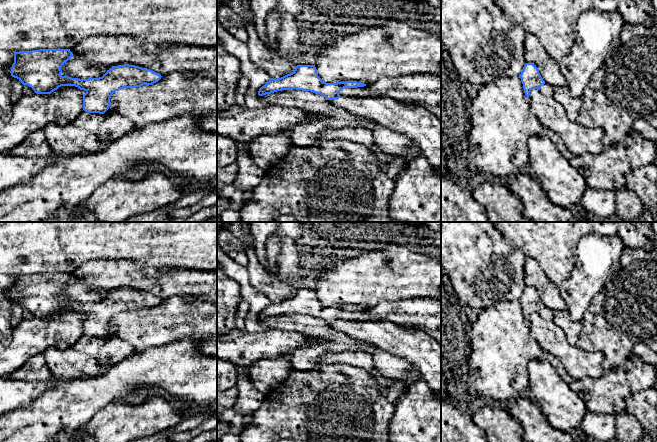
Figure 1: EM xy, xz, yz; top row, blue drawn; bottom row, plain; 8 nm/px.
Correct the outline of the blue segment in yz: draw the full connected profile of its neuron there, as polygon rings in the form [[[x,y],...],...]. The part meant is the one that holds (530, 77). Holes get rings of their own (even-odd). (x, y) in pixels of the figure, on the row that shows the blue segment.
[[[526,63],[519,75],[524,93],[529,98],[532,89],[543,90],[544,95],[553,96],[555,87],[547,84],[541,77],[538,68],[533,63]]]

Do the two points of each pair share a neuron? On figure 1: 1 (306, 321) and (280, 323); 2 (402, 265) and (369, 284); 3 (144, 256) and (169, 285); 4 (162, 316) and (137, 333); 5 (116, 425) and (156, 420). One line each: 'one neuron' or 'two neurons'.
1: one neuron
2: one neuron
3: two neurons
4: one neuron
5: one neuron

